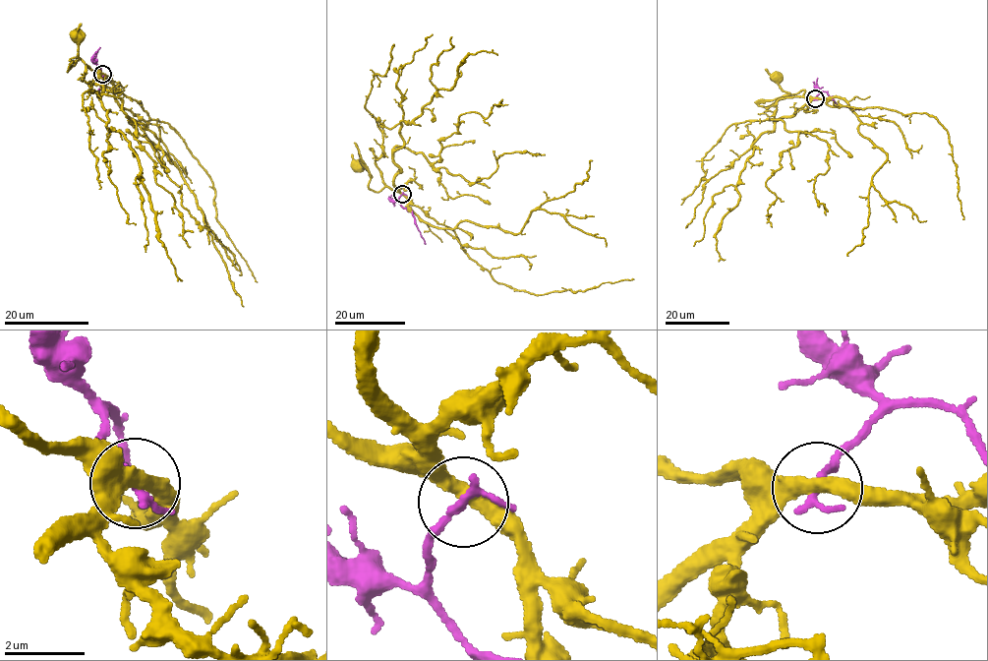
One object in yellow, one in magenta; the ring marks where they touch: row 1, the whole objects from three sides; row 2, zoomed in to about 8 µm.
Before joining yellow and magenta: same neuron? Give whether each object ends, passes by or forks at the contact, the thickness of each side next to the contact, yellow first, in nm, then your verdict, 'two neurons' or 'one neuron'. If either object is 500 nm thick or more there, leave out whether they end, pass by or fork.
yellow passes by; magenta passes by; calibres 400 and 180 nm; two neurons

